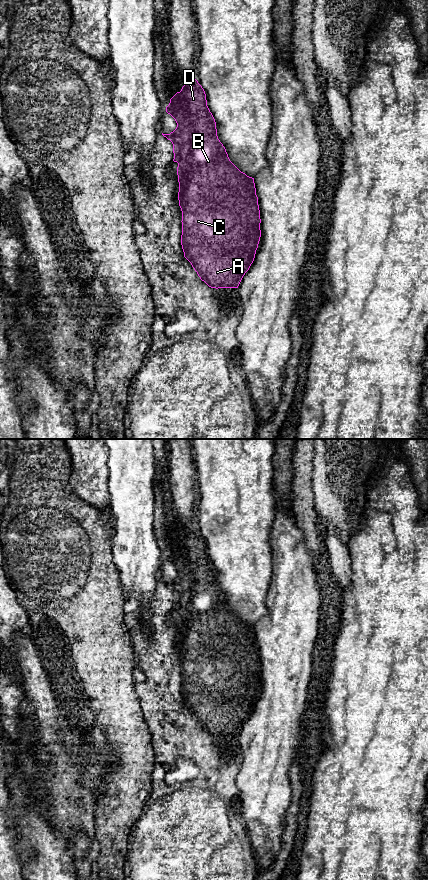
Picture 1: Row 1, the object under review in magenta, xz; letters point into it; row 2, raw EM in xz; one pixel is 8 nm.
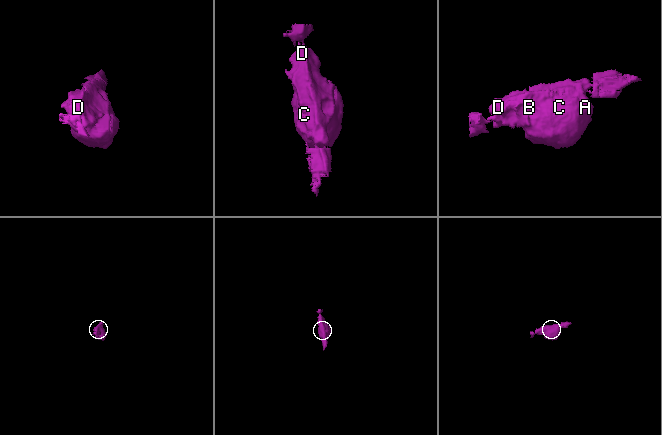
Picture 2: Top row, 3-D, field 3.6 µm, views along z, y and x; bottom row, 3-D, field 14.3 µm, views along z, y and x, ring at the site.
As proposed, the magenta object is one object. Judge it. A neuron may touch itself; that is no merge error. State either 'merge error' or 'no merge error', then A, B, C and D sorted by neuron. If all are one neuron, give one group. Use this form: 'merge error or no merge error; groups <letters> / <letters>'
no merge error; groups A B C D

